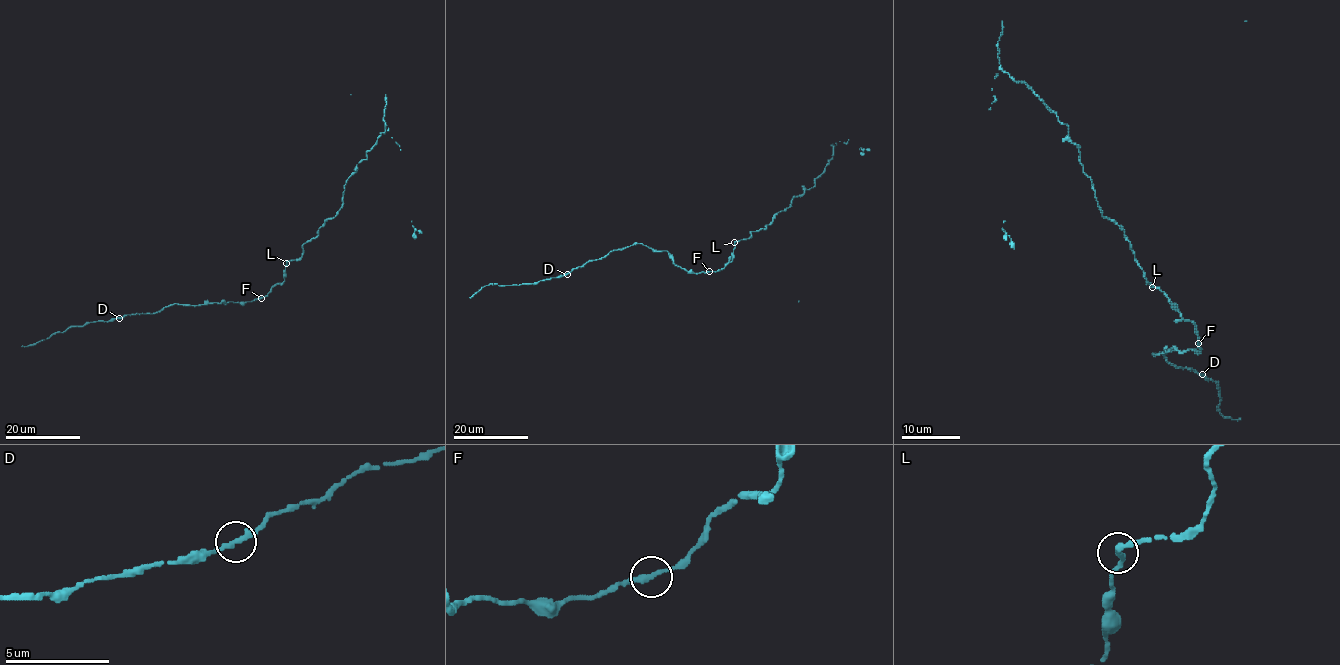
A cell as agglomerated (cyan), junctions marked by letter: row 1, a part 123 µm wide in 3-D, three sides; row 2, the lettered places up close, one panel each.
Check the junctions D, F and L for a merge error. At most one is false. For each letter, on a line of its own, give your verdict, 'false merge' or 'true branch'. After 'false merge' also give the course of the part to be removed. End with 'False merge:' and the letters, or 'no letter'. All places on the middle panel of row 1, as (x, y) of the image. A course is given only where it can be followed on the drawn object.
D: true branch
F: true branch
L: true branch
False merge: no letter

